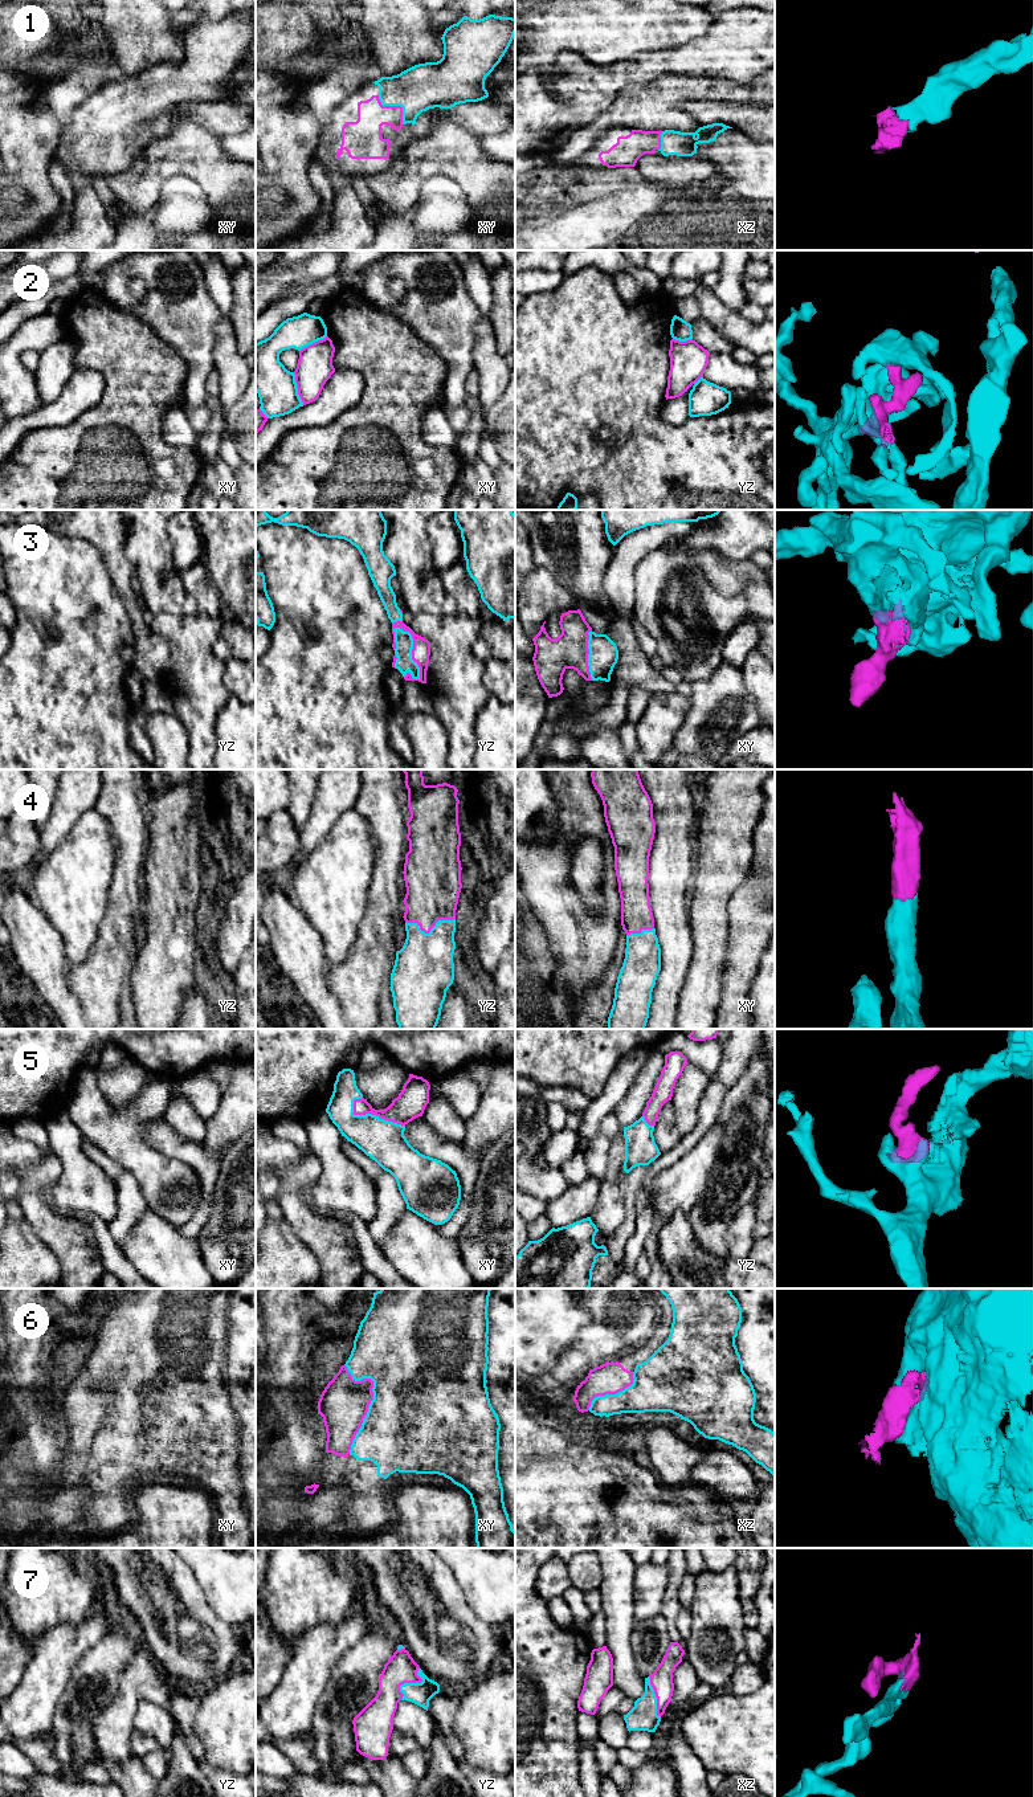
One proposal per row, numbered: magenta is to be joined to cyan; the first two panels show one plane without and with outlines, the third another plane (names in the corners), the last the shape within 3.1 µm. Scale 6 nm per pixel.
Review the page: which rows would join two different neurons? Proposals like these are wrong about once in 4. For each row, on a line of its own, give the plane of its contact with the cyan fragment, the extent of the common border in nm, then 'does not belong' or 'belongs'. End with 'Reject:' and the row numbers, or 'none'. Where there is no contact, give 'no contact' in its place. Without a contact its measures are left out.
1: meets cyan in xy; contact 240 nm long; belongs
2: meets cyan in xy; contact 220 nm long; does not belong
3: meets cyan in yz; contact 360 nm long; belongs
4: meets cyan in yz; contact 300 nm long; belongs
5: meets cyan in xy; contact 360 nm long; belongs
6: meets cyan in xy; contact 550 nm long; does not belong
7: meets cyan in yz; contact 240 nm long; belongs
Reject: 2, 6

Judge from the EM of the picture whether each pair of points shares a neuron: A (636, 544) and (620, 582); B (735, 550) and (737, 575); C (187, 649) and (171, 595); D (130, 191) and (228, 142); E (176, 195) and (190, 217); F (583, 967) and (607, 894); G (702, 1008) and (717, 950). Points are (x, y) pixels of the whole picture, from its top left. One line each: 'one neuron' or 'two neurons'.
A: one neuron
B: two neurons
C: two neurons
D: two neurons
E: one neuron
F: one neuron
G: one neuron

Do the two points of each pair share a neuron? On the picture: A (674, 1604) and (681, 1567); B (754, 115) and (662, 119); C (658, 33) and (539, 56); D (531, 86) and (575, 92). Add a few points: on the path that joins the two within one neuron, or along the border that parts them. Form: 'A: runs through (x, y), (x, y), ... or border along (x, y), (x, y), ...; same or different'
A: runs through (673, 1595), (676, 1576); same
B: border along (721, 101), (678, 101), (674, 105); different
C: runs through (629, 33), (568, 33); same
D: runs through (543, 98), (550, 105), (566, 103); same

